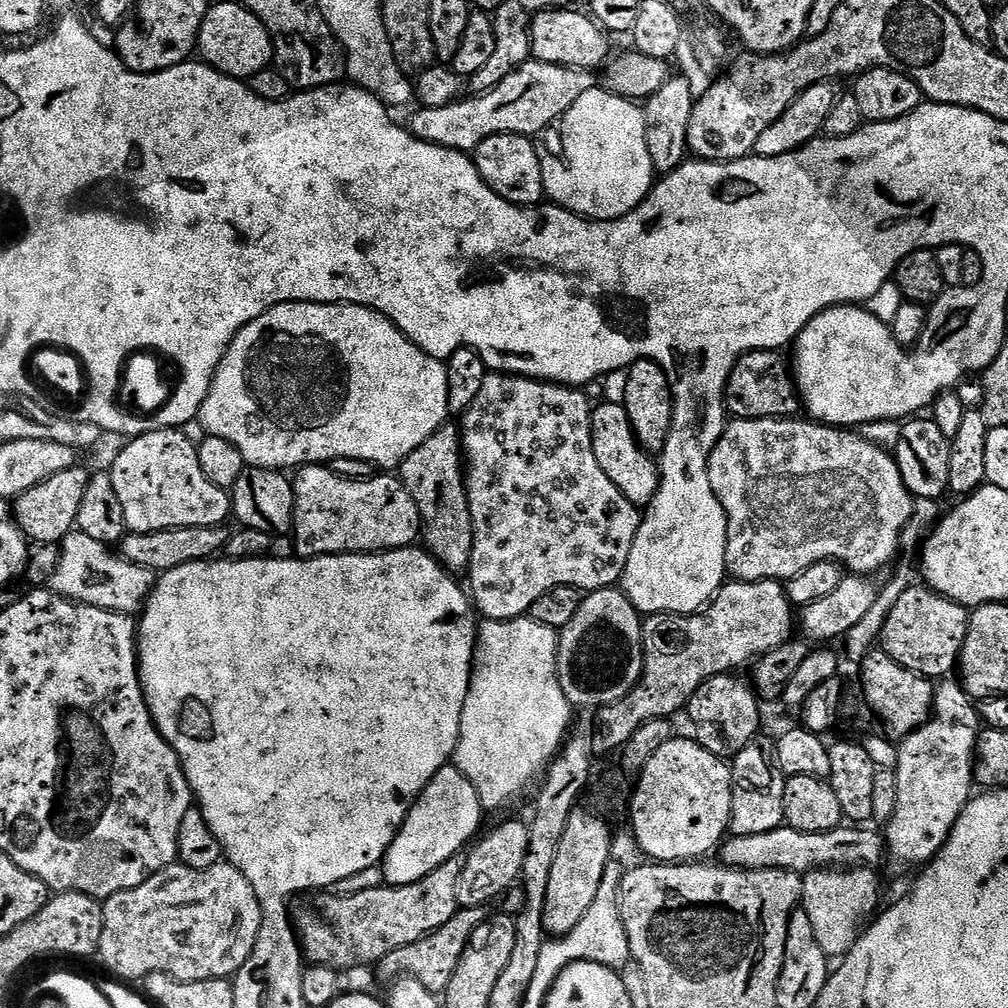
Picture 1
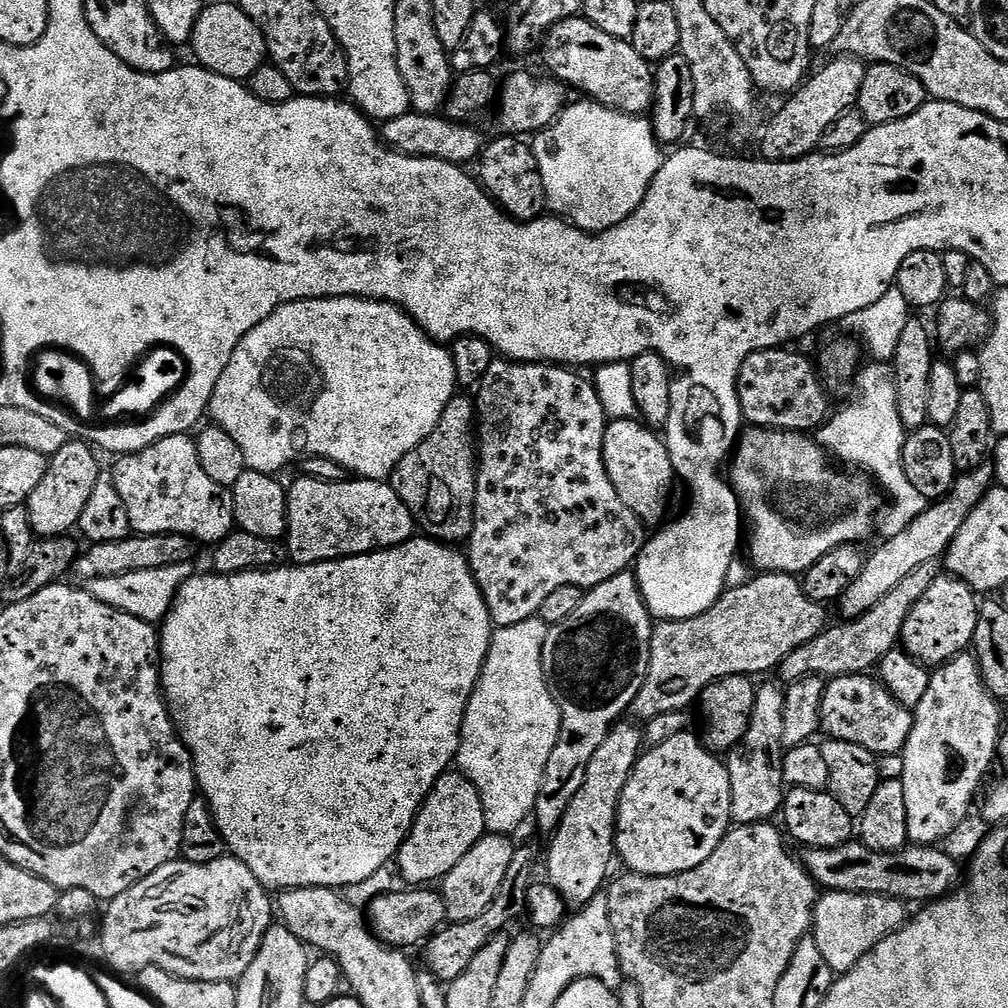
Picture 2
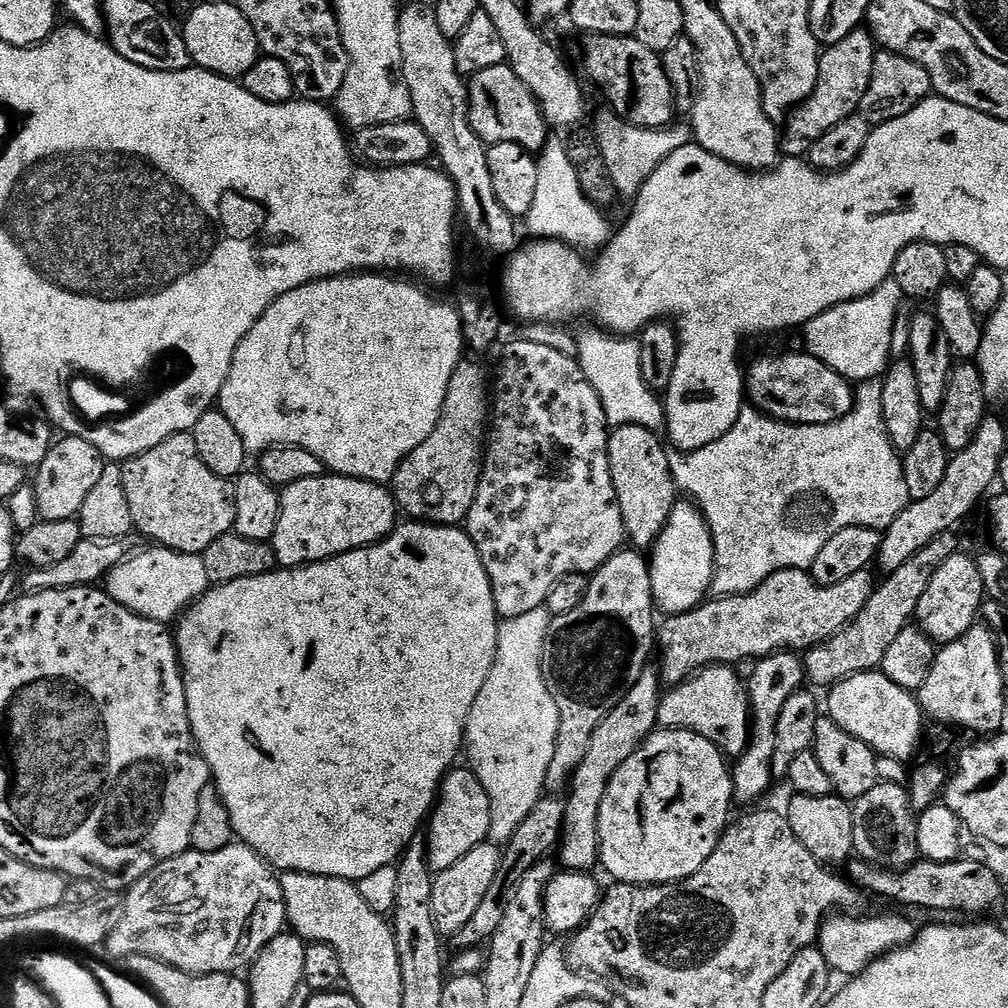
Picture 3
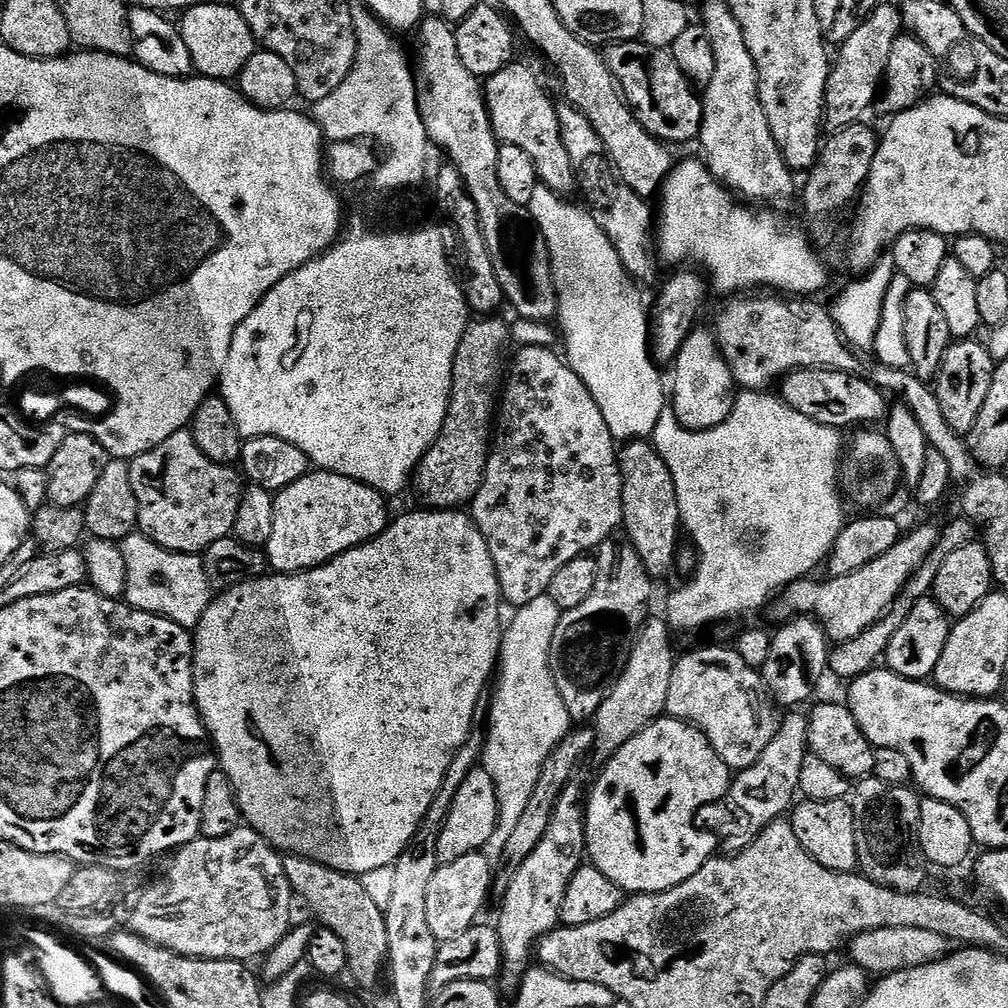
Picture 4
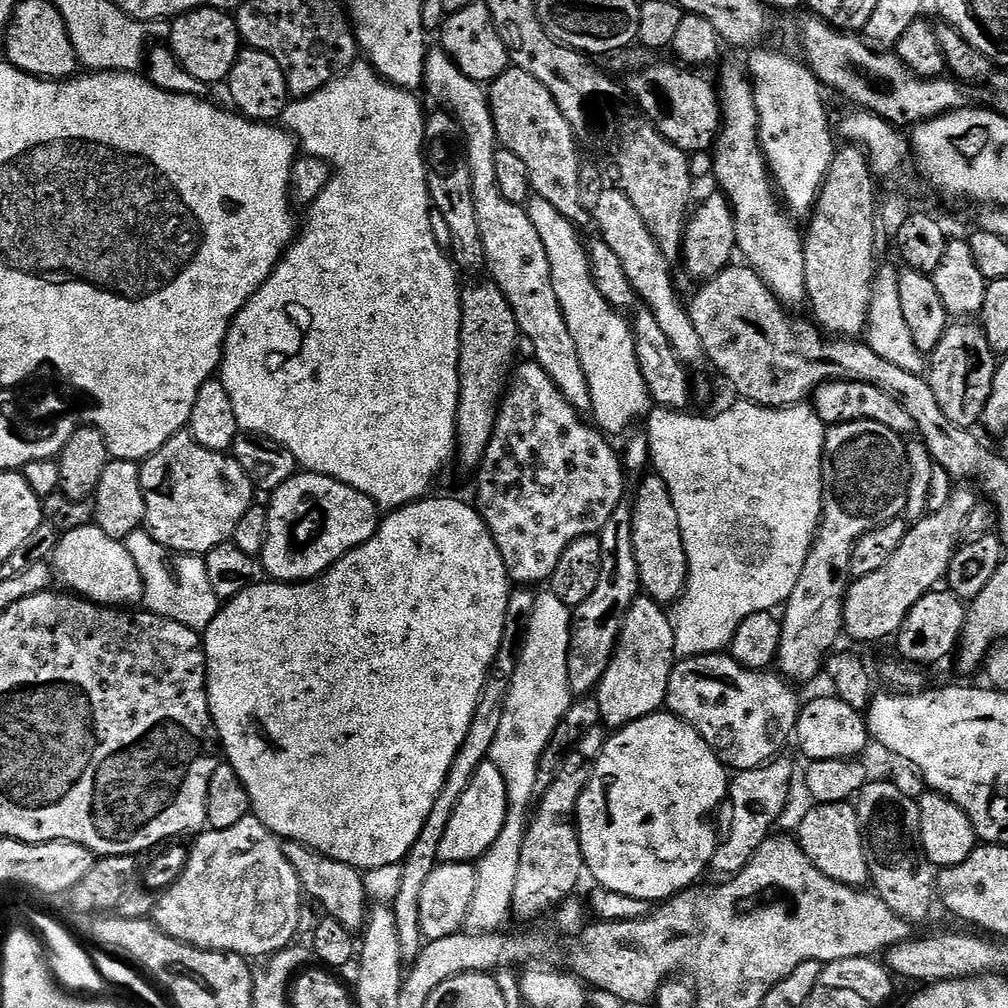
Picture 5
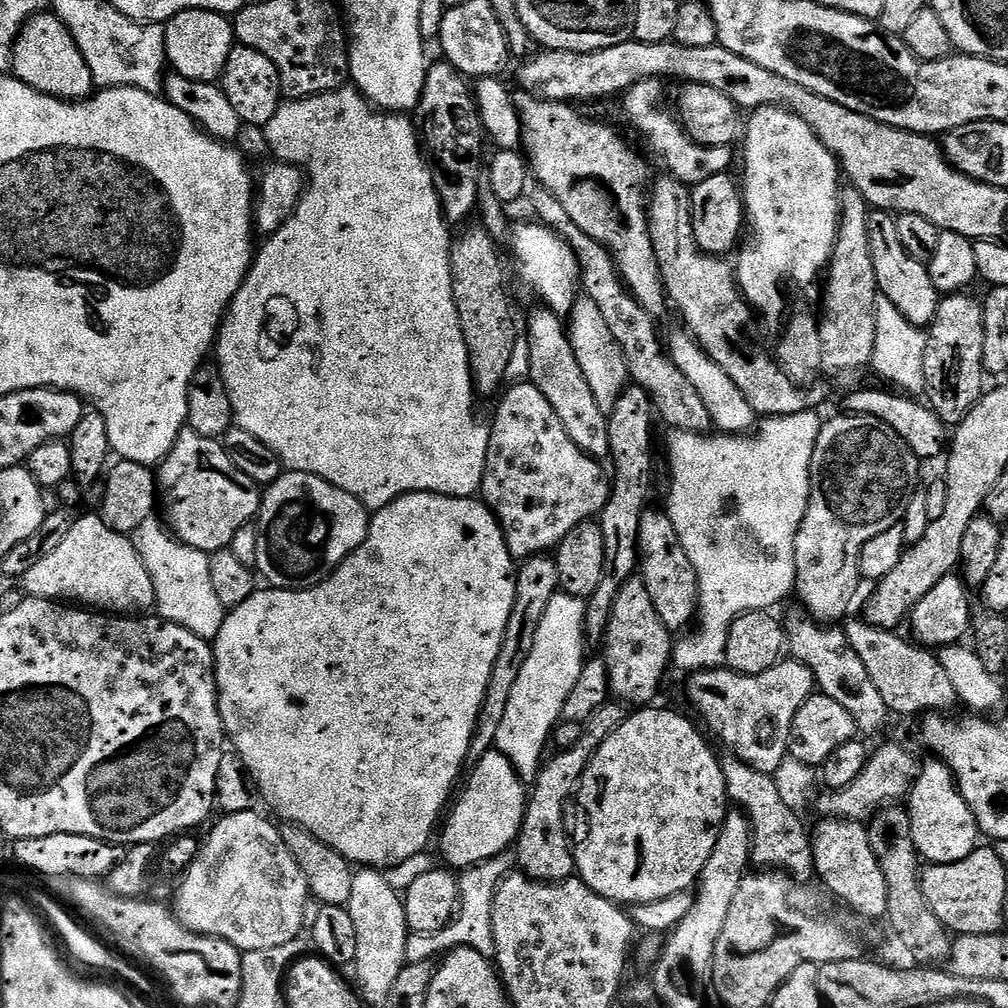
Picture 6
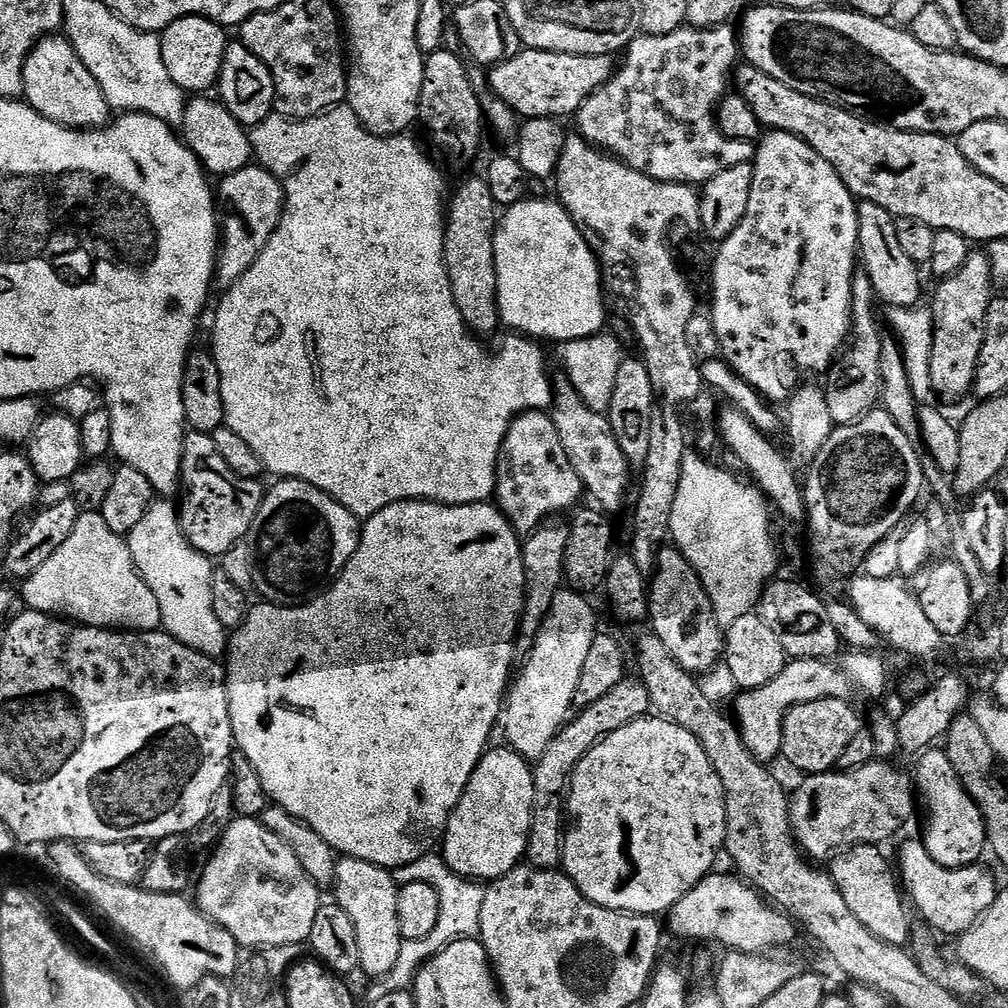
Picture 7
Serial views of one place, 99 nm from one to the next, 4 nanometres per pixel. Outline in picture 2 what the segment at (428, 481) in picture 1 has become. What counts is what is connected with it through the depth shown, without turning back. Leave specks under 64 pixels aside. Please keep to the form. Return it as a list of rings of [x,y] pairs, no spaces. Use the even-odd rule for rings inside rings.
[[[453,396],[446,410],[442,410],[438,426],[392,471],[390,483],[406,502],[415,527],[433,540],[464,542],[472,535],[472,519],[476,517],[477,428],[473,397]]]

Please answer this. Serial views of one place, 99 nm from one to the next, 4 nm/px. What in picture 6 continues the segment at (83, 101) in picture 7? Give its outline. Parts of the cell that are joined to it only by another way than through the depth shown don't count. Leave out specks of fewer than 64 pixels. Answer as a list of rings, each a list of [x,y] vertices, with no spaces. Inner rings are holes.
[[[51,11],[31,16],[12,48],[11,75],[26,86],[59,100],[82,100],[94,92],[90,66],[82,58],[82,50],[74,42],[70,30]]]

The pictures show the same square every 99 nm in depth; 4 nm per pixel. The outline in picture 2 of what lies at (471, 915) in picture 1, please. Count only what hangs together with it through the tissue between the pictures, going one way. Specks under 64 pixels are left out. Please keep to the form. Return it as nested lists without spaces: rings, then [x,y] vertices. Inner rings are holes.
[[[521,843],[514,854],[514,862],[510,862],[510,870],[506,870],[506,878],[502,878],[502,886],[498,886],[498,894],[494,894],[492,905],[486,910],[482,910],[482,914],[478,914],[478,918],[470,918],[470,922],[449,923],[447,926],[441,927],[427,941],[428,949],[424,952],[425,958],[428,959],[427,971],[433,972],[442,982],[451,982],[454,978],[458,978],[458,974],[462,974],[462,970],[466,970],[466,966],[470,966],[474,954],[478,954],[478,950],[482,950],[482,946],[486,946],[486,942],[490,942],[490,938],[501,935],[505,931],[504,927],[511,920],[518,919],[522,914],[525,915],[528,894],[534,884],[532,863],[535,860],[535,846]]]

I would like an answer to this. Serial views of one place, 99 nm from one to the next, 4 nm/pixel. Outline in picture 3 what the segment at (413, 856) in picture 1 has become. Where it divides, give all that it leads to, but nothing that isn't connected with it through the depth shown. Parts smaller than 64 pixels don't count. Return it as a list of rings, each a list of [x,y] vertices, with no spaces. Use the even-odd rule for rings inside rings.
[[[456,766],[440,782],[438,799],[426,824],[428,865],[433,873],[450,870],[458,858],[466,858],[474,846],[488,840],[490,830],[490,798],[482,790],[482,782],[472,773],[471,767]]]

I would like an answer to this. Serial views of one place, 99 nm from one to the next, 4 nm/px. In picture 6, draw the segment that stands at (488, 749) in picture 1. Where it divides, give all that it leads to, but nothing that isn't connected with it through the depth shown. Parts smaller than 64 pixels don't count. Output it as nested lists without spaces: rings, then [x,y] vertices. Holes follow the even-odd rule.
[[[561,591],[553,594],[542,620],[538,622],[534,647],[518,674],[518,682],[514,682],[514,691],[506,706],[506,718],[502,718],[502,727],[498,730],[495,751],[510,758],[512,765],[520,773],[521,780],[525,782],[535,781],[536,773],[540,771],[545,759],[544,747],[548,744],[548,735],[556,723],[561,723],[567,698],[582,673],[586,661],[585,607],[585,601],[581,597]],[[511,851],[487,860],[485,864],[476,864],[472,868],[463,869],[459,877],[460,906],[452,923],[447,928],[434,934],[412,934],[406,942],[405,958],[407,963],[426,963],[435,961],[452,951],[453,948],[473,948],[489,958],[495,957],[496,947],[492,941],[492,919],[494,918],[494,902],[496,891],[504,877],[514,868],[514,856]]]

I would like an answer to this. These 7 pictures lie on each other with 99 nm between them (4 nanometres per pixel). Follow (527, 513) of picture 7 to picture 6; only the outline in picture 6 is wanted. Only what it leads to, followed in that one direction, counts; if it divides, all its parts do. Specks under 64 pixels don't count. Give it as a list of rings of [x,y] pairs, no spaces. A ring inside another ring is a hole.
[[[516,382],[510,388],[499,397],[501,400],[496,408],[496,417],[490,420],[488,457],[479,495],[499,520],[513,560],[523,562],[532,556],[551,553],[562,542],[562,538],[566,538],[566,534],[574,530],[574,526],[599,514],[606,506],[612,486],[609,473],[606,468],[604,473],[604,468],[600,465],[603,463],[595,456],[587,456],[574,444],[574,438],[566,434],[566,426],[558,422],[554,406],[546,402],[538,386],[531,382]]]

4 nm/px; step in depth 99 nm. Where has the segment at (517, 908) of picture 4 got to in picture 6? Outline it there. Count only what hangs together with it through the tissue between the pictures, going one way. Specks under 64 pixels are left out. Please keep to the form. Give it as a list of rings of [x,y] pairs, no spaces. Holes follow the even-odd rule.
[[[607,702],[601,705],[583,725],[584,733],[581,734],[580,741],[573,748],[558,753],[552,761],[549,759],[536,773],[530,795],[526,800],[524,821],[514,845],[515,863],[519,871],[530,879],[541,882],[573,879],[576,872],[576,858],[574,844],[568,841],[568,828],[564,825],[564,807],[567,806],[572,792],[574,796],[579,789],[580,780],[588,768],[588,763],[592,761],[593,751],[599,748],[600,743],[611,732],[618,730],[618,726],[622,726],[622,722],[628,719],[629,715],[629,709],[623,703]]]

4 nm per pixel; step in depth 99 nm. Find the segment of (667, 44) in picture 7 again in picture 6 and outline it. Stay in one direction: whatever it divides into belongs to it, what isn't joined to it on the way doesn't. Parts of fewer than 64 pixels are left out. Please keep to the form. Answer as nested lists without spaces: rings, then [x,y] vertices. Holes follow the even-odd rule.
[[[659,79],[643,80],[623,93],[624,116],[636,132],[644,135],[648,148],[665,164],[667,171],[689,186],[706,182],[719,172],[728,172],[732,164],[731,147],[712,148],[709,144],[698,144],[680,123],[680,117],[671,107],[664,105],[664,88]]]

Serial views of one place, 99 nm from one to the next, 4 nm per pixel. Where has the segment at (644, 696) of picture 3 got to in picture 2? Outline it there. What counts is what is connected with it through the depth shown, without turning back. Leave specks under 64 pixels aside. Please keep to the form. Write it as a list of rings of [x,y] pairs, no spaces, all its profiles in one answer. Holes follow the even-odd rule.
[[[620,720],[612,725],[606,739],[590,758],[581,789],[574,794],[573,801],[562,816],[562,822],[549,839],[547,881],[558,890],[565,905],[572,910],[583,908],[605,887],[612,858],[614,860],[616,856],[616,820],[620,794],[644,746],[643,729],[638,724],[636,726],[626,721]]]

